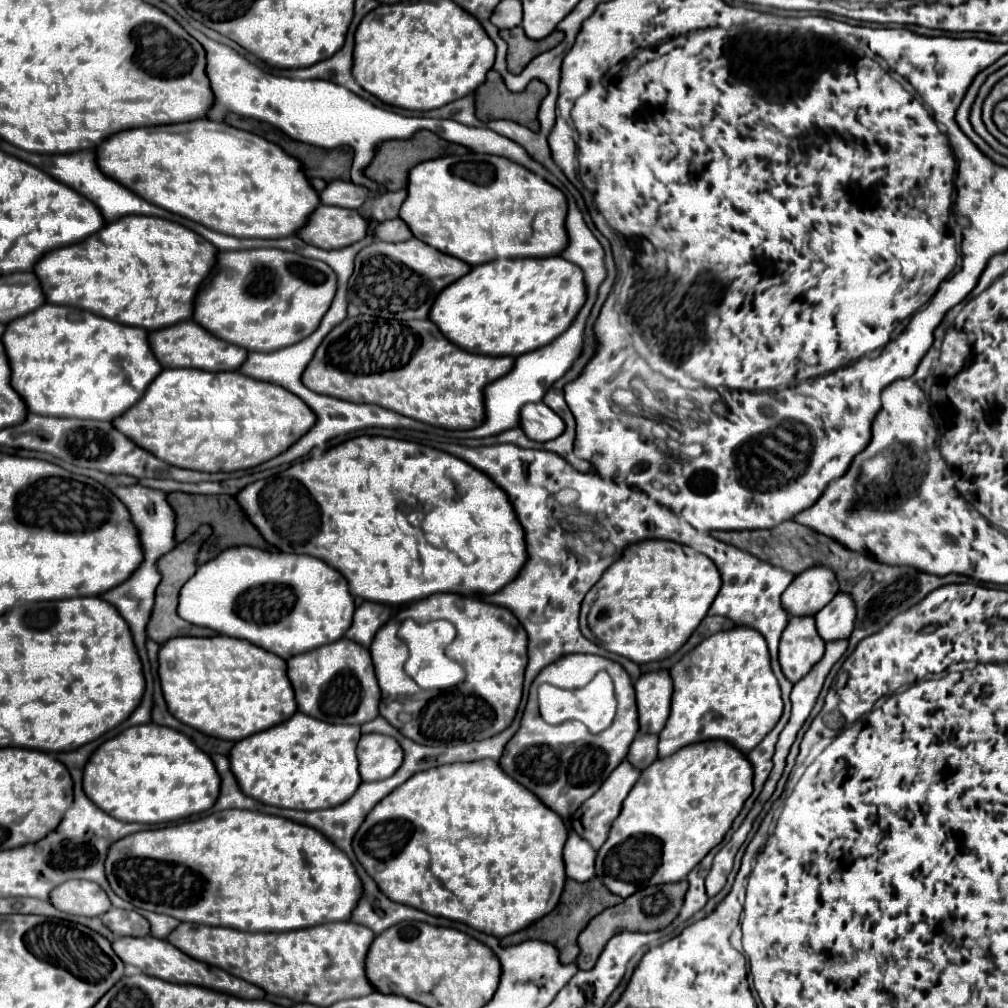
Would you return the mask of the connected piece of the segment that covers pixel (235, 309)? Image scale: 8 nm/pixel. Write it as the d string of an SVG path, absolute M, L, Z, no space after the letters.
M276 248L218 252L216 268L196 296L194 320L230 344L272 352L312 334L334 294L336 274L320 260Z

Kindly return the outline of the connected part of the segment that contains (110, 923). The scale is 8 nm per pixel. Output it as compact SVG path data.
M110 908L102 916L102 922L116 936L144 936L144 934L150 934L150 922L142 914L138 914L134 910Z

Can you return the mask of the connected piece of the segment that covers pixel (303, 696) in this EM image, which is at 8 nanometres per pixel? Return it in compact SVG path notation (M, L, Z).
M340 638L288 660L288 678L296 692L298 710L330 724L364 724L380 712L380 688L368 648Z

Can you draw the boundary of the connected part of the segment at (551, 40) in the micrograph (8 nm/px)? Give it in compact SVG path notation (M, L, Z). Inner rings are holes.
M516 26L512 30L500 30L500 36L508 44L508 70L514 74L520 74L524 66L532 58L536 58L536 54L542 54L544 50L554 48L564 38L560 30L554 30L548 38L542 38L540 42L532 42L526 38L522 26Z

